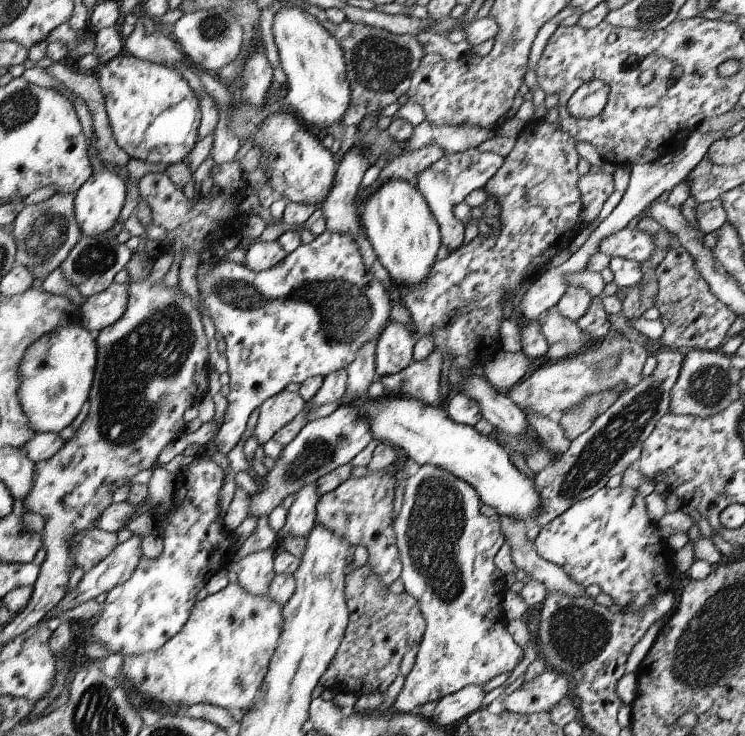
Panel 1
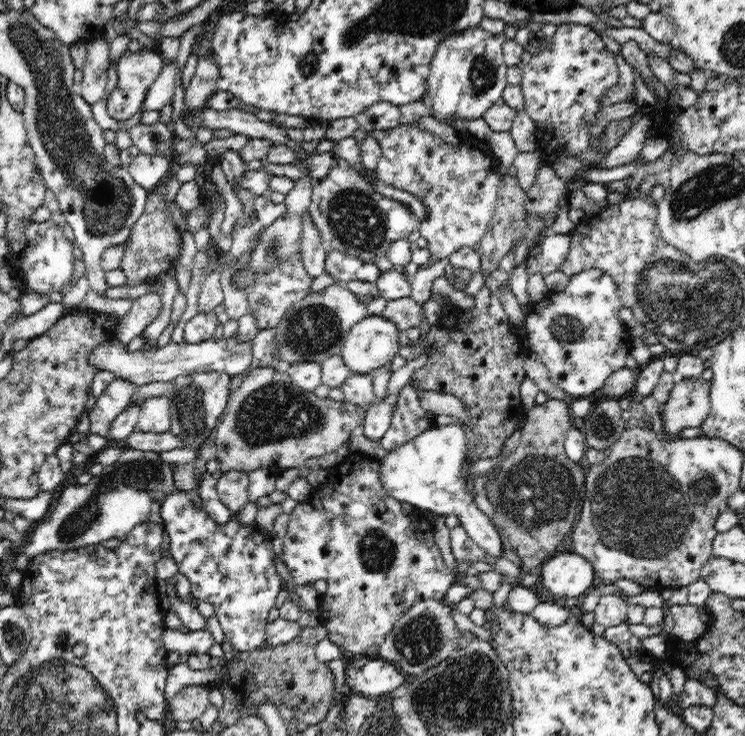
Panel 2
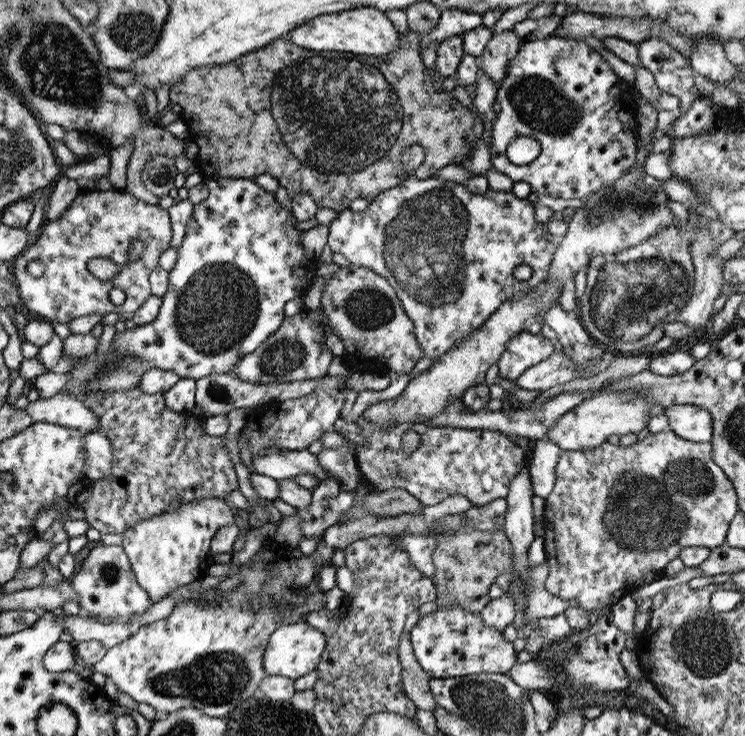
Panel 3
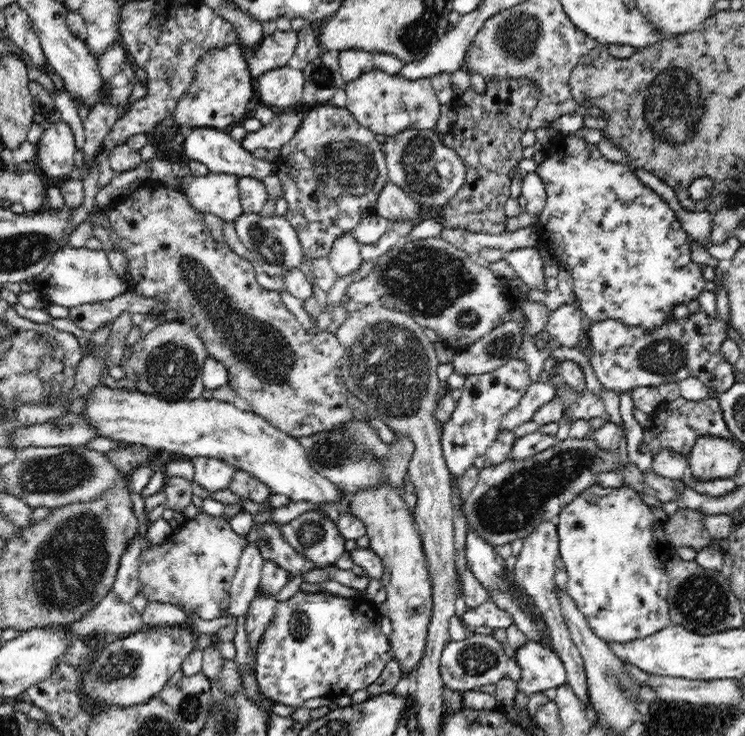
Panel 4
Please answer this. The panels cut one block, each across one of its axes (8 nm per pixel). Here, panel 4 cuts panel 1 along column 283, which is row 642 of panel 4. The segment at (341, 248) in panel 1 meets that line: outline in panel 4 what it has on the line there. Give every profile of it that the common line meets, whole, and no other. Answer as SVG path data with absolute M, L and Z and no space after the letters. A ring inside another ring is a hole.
M298 592L294 594L292 598L284 600L284 602L278 602L276 606L276 614L274 618L270 620L270 624L264 628L264 634L260 636L258 640L258 646L256 646L256 664L254 664L254 676L256 676L256 686L258 686L258 692L262 698L268 700L268 704L272 706L288 706L292 710L296 708L304 708L304 704L310 700L310 698L326 698L326 696L352 696L354 692L358 690L366 690L368 684L376 682L380 676L382 676L382 670L386 664L390 664L390 660L394 660L394 654L392 654L392 646L390 642L382 636L380 632L380 624L378 624L378 618L380 614L376 612L376 606L362 600L362 598L342 598L342 596L334 596L330 592L312 592L312 594L304 594L304 592Z

